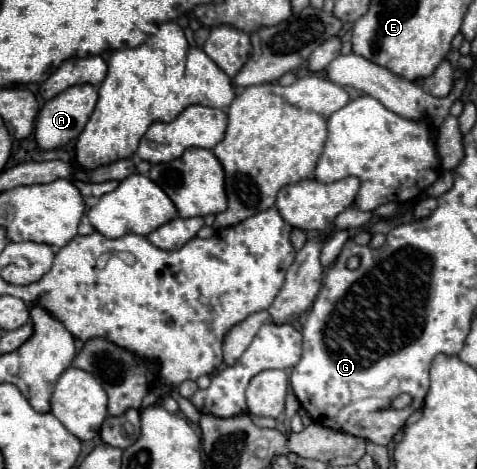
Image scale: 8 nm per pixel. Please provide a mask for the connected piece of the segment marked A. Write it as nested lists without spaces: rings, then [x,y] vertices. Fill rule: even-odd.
[[[89,83],[85,85],[73,85],[69,89],[65,89],[63,93],[59,93],[57,97],[53,97],[51,101],[47,101],[37,117],[37,125],[35,125],[35,141],[43,151],[51,151],[57,147],[67,145],[69,141],[77,139],[79,133],[83,131],[83,127],[87,125],[93,109],[97,105],[97,89]]]

